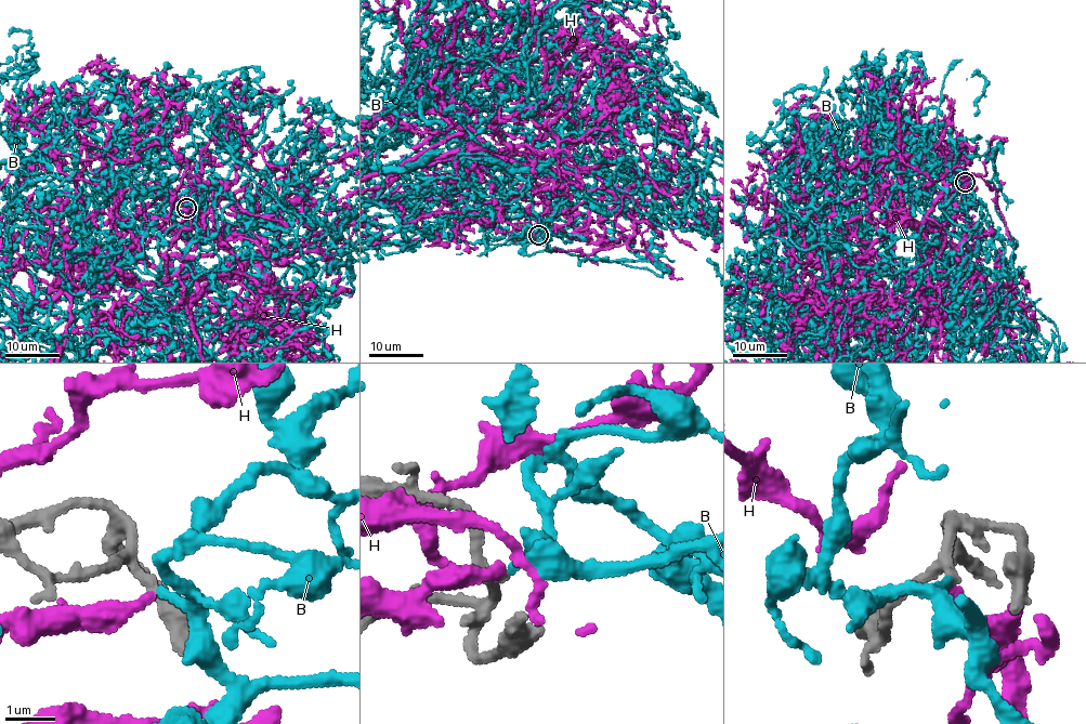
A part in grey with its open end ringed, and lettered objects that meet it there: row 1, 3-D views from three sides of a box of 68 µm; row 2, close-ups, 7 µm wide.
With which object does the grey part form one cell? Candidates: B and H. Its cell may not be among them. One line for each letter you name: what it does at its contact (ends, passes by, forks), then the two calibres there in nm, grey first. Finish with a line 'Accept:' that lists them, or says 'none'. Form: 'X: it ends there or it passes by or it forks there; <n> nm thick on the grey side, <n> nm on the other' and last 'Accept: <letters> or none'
B: it ends there; 160 nm thick on the grey side, 170 nm on the other
Accept: B

